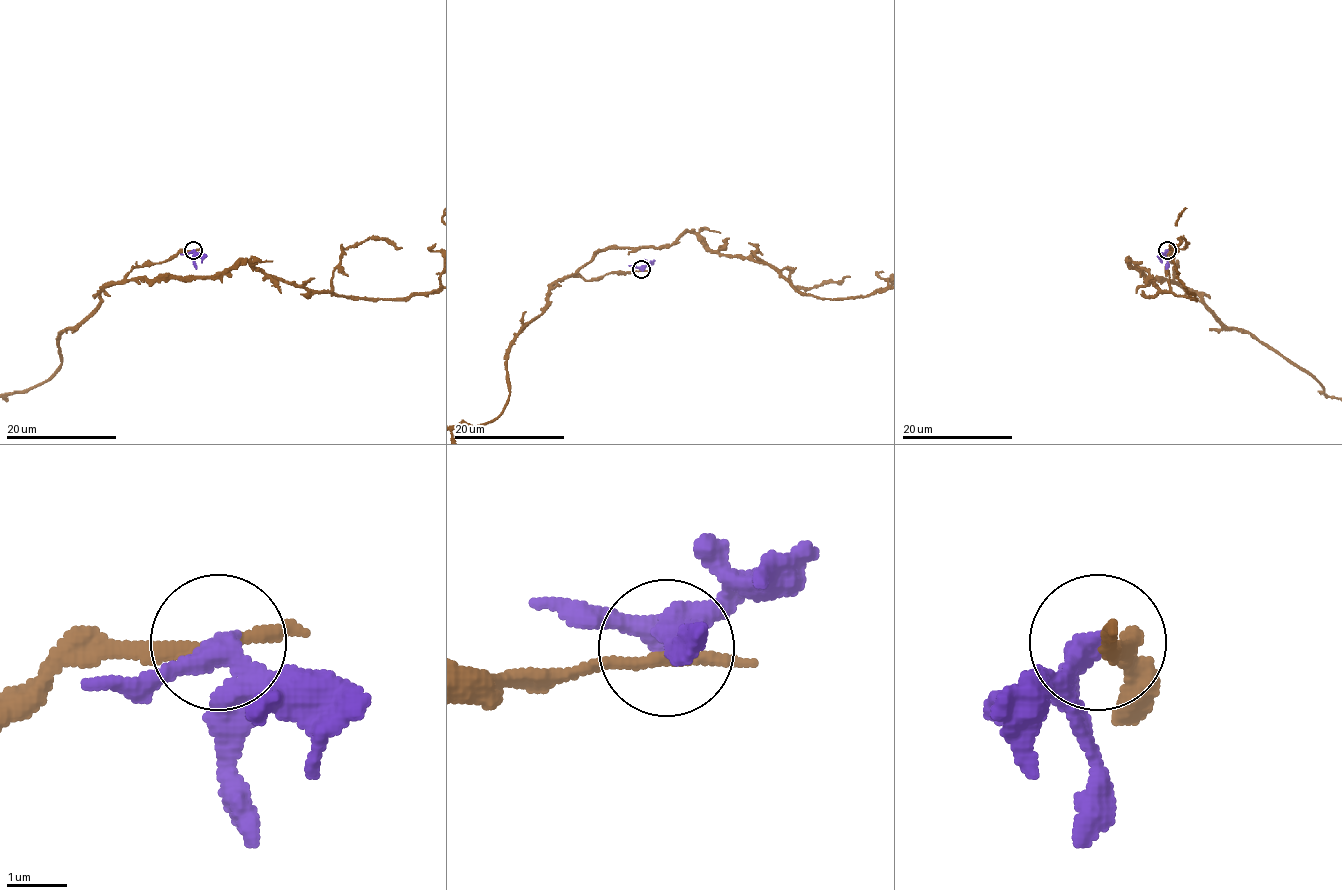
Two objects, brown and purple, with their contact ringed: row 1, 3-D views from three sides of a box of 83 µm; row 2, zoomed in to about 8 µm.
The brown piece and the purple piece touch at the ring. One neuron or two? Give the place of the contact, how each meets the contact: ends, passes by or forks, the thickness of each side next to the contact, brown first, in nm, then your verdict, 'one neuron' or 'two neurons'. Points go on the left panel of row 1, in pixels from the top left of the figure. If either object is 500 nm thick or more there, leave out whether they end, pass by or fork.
(193, 250) | brown passes by | purple passes by | 200/320 nm | two neurons

